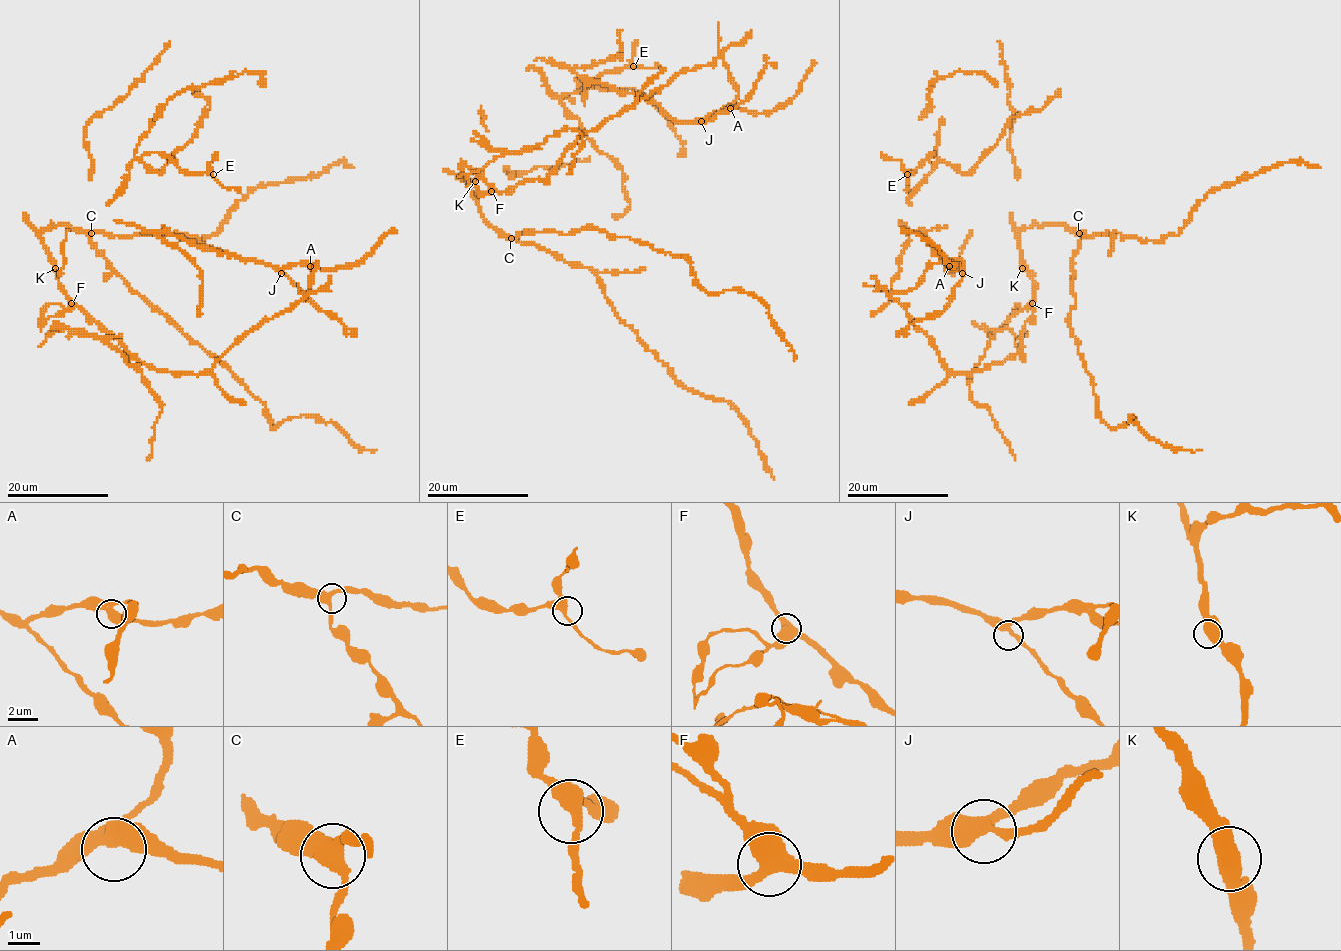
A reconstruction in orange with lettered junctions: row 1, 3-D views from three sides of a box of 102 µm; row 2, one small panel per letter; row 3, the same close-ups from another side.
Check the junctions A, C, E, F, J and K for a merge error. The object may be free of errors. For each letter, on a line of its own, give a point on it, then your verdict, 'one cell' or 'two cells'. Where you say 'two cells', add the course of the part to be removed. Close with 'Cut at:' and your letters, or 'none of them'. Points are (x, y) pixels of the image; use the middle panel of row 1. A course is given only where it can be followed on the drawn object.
A: place (730, 108); one cell
C: place (511, 238); one cell
E: place (633, 66); one cell
F: place (491, 191); one cell
J: place (701, 121); one cell
K: place (475, 181); one cell
Cut at: none of them

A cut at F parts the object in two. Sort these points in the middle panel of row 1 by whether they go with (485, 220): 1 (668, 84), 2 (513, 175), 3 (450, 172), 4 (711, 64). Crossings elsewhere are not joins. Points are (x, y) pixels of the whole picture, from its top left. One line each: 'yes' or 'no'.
1: no
2: yes
3: yes
4: no

